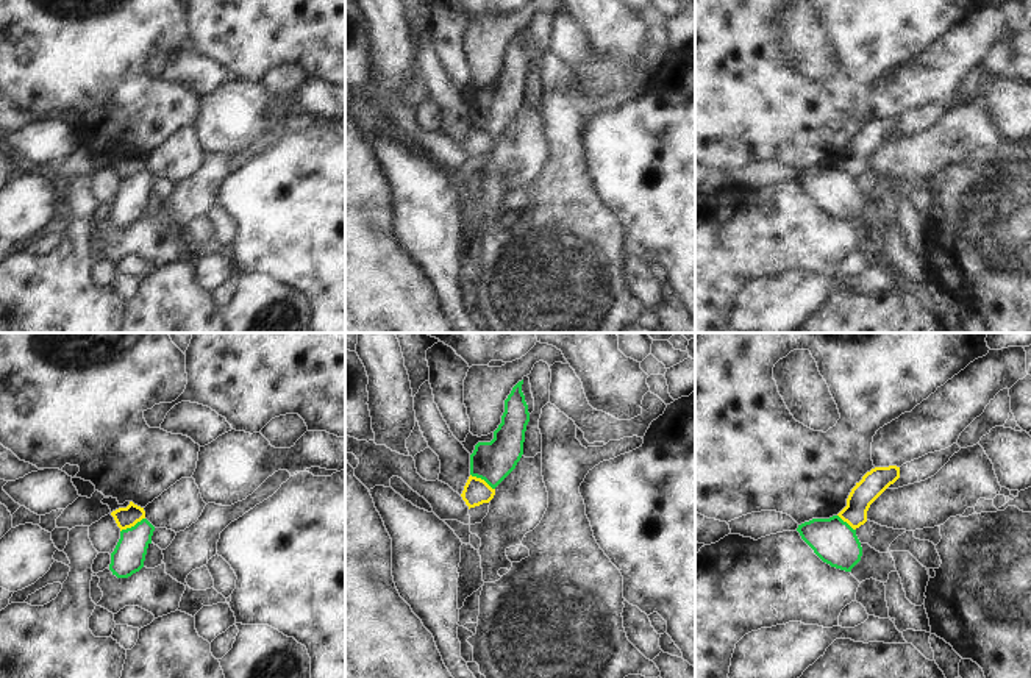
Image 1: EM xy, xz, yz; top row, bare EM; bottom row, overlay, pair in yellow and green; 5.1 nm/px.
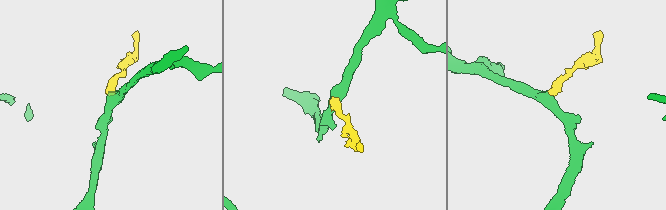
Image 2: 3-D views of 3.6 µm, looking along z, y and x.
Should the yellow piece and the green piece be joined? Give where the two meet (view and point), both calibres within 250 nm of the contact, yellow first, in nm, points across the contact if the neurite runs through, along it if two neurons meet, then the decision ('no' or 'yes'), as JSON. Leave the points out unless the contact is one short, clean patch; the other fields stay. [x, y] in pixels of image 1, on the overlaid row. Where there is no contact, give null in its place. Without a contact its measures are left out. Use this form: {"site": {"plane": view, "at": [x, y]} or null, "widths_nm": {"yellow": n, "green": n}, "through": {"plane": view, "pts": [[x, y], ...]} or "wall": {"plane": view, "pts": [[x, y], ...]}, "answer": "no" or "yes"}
{"site": {"plane": "xy", "at": [131, 525]}, "widths_nm": {"yellow": 110, "green": 170}, "wall": {"plane": "xy", "pts": [[144, 517], [121, 531]]}, "answer": "no"}

